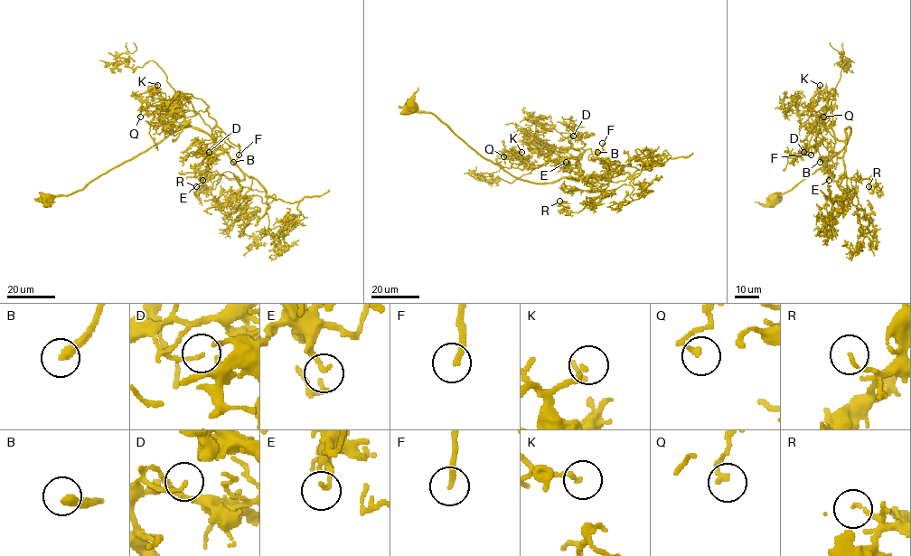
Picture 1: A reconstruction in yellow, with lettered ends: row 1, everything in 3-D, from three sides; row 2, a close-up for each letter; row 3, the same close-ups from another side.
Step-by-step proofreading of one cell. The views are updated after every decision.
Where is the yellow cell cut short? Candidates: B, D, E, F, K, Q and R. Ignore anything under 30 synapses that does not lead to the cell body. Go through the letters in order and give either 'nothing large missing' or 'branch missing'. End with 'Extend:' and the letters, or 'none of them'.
B: branch missing
D: nothing large missing
E: nothing large missing
F: branch missing
K: branch missing
Q: nothing large missing
R: nothing large missing
Extend: B, F, K

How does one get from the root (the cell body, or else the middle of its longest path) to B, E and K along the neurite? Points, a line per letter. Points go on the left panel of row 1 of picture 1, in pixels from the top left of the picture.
B: (46, 199), (82, 190), (187, 127), (205, 131), (215, 141), (215, 131), (223, 132), (239, 146), (233, 162)
E: (46, 199), (82, 190), (187, 127), (215, 139), (202, 148), (208, 156), (194, 167), (202, 180)
K: (46, 199), (82, 190), (183, 128), (205, 131), (215, 141), (182, 95), (154, 98), (157, 85)

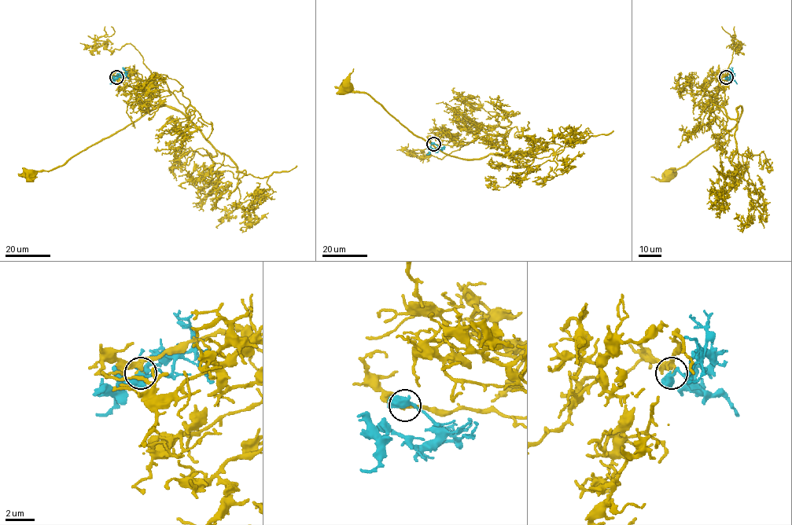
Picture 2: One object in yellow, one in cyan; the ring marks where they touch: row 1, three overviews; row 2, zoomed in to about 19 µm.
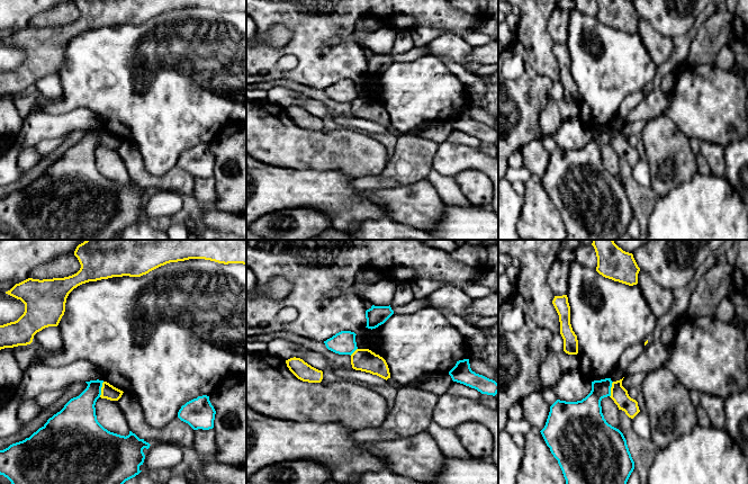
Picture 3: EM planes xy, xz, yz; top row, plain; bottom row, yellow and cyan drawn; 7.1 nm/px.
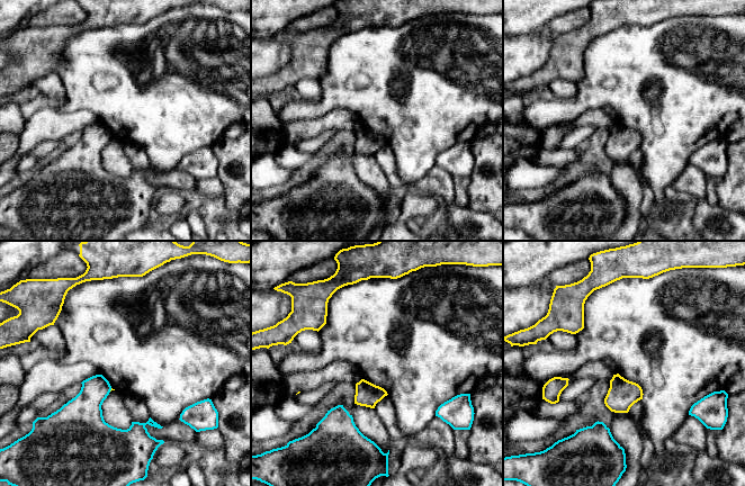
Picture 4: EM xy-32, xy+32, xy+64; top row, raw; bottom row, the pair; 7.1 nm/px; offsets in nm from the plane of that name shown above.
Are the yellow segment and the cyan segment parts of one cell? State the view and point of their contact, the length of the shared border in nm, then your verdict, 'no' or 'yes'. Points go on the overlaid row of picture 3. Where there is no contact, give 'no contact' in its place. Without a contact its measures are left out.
xy (101, 390) | 120 nm | yes

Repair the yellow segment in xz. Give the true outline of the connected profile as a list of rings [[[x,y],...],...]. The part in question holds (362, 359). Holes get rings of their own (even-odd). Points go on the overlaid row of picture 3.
[[[341,331],[324,341],[324,343],[328,350],[335,353],[350,355],[353,369],[377,375],[386,380],[390,378],[386,360],[369,349],[359,349],[355,335],[351,331]]]

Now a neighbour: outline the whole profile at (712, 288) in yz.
[[[720,261],[697,283],[686,311],[687,319],[713,316],[719,304],[729,297],[732,279],[732,265]]]

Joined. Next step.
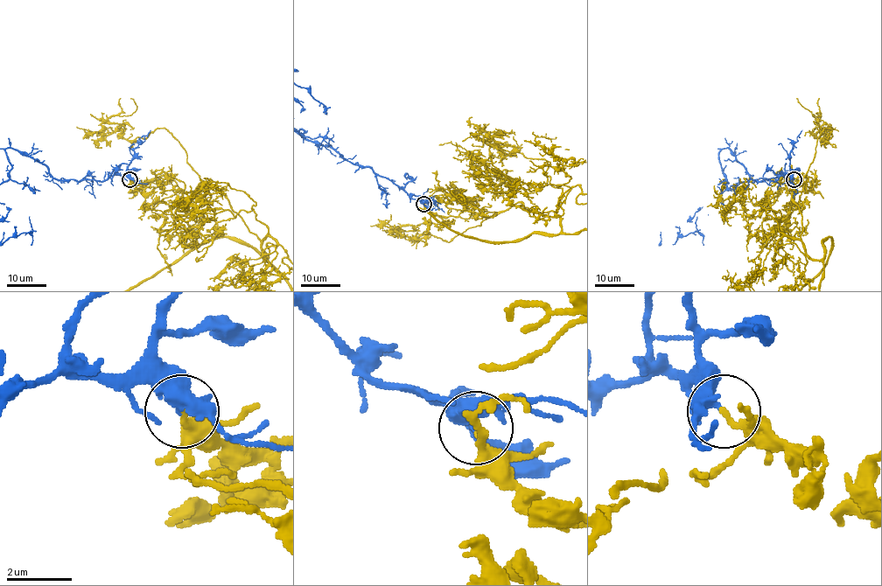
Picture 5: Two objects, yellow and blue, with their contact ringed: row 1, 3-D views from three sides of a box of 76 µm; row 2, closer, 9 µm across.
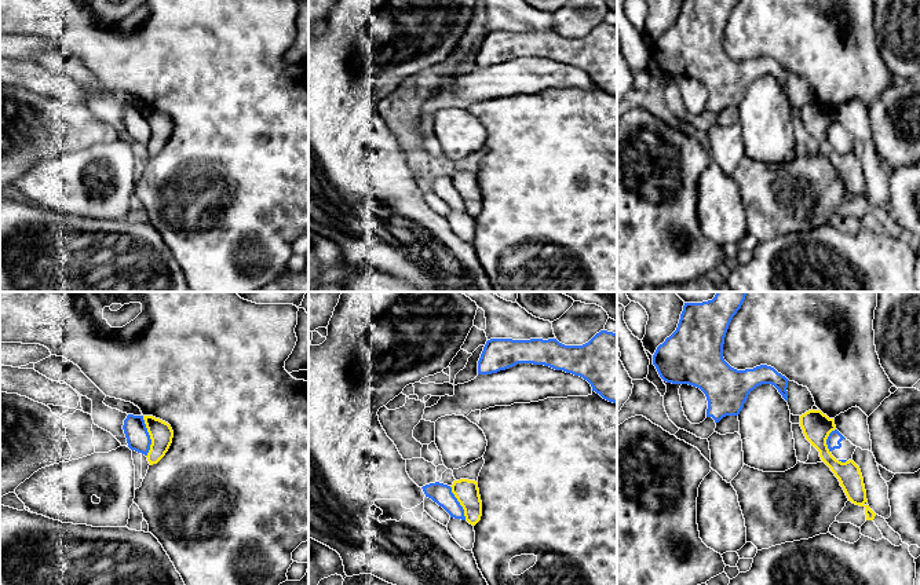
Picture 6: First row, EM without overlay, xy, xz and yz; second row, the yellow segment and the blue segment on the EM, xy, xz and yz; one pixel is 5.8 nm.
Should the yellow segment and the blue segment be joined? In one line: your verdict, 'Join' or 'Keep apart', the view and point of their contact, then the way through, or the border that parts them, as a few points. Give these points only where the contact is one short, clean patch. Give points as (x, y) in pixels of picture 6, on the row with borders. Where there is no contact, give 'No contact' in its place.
Keep apart. Touches yellow at xy (150, 437). Boundary: xy (142, 416), (150, 439), (150, 449), (146, 456)

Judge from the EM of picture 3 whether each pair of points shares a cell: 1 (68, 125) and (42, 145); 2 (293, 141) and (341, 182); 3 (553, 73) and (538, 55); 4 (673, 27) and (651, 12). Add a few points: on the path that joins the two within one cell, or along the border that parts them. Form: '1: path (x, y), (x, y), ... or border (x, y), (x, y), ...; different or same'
1: border (66, 133), (56, 137), (44, 137), (34, 145); different
2: border (302, 168), (311, 170), (340, 170), (353, 178); different
3: path (550, 69), (542, 60); same
4: path (667, 21), (657, 12); same

